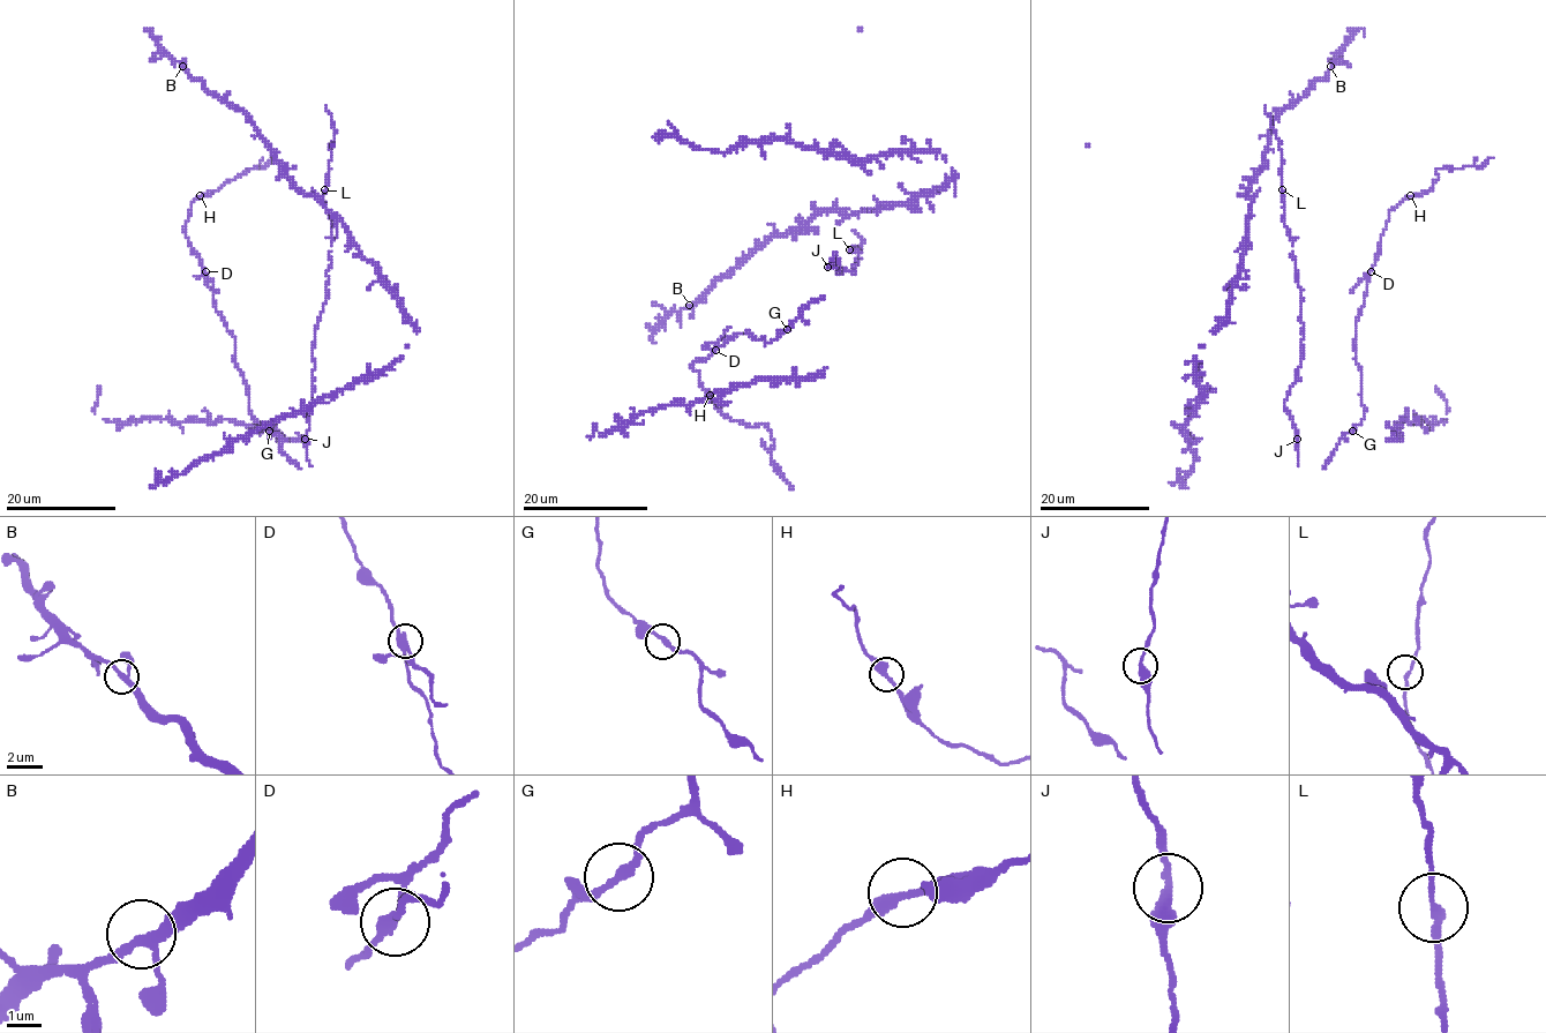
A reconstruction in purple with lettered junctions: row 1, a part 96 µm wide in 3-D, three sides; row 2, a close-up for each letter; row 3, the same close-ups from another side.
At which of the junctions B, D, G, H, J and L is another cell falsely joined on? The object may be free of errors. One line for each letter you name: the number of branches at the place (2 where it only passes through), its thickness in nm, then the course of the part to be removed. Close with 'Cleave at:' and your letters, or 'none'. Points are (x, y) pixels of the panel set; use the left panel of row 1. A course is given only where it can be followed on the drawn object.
D: Branches: 3. Thickness 220 nm. Course of the part to remove: (205, 271), (218, 292)
Cleave at: D

